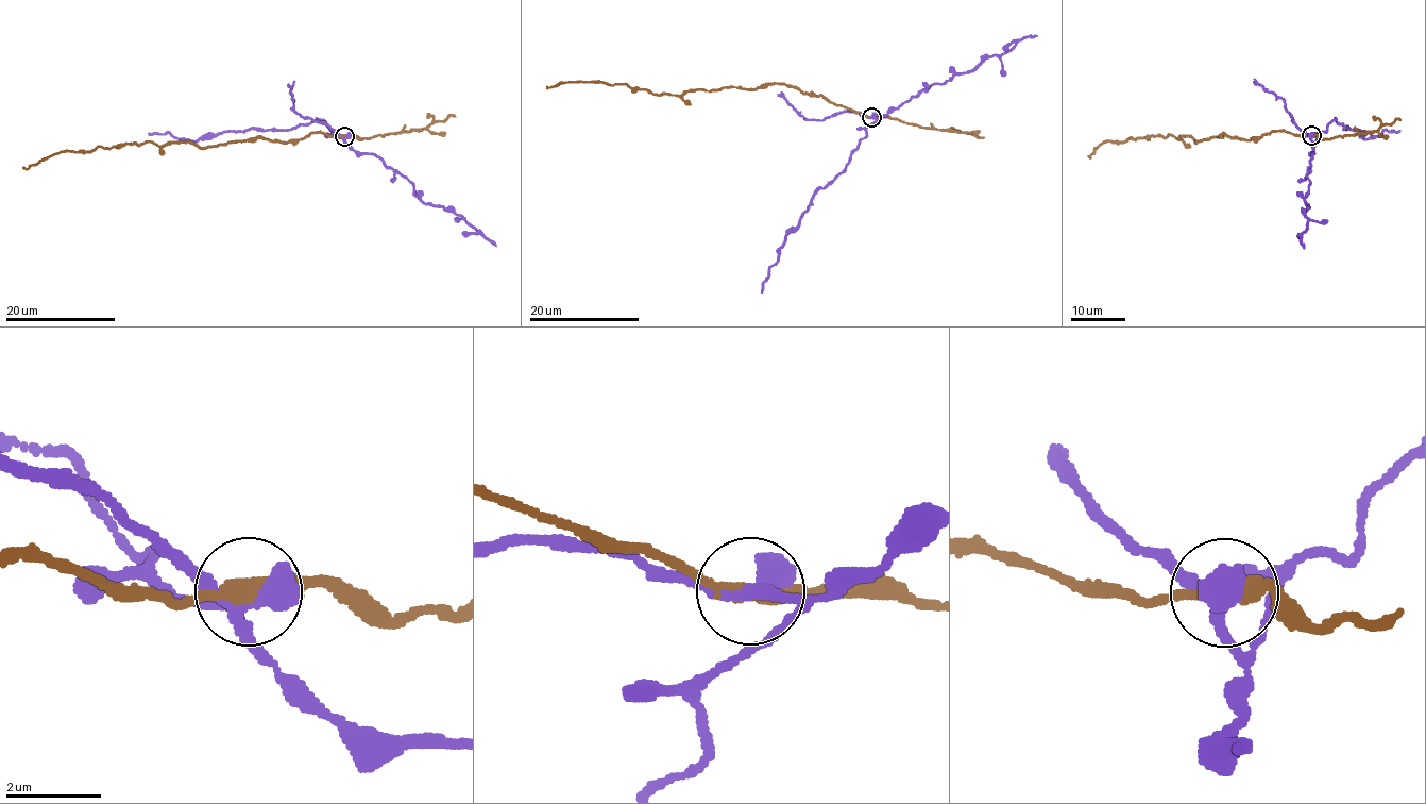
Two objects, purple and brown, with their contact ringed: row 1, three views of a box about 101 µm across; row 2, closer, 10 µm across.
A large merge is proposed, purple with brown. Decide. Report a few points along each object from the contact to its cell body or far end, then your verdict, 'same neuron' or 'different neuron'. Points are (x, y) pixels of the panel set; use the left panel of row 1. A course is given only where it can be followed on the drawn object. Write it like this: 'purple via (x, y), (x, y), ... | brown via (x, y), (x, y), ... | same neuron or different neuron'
purple via (344, 137), (345, 143), (324, 120), (289, 130), (225, 131), (205, 135), (196, 141), (169, 133), (149, 132) | brown via (344, 135), (311, 132), (285, 143), (251, 137), (203, 148), (97, 146), (24, 167) | different neuron

